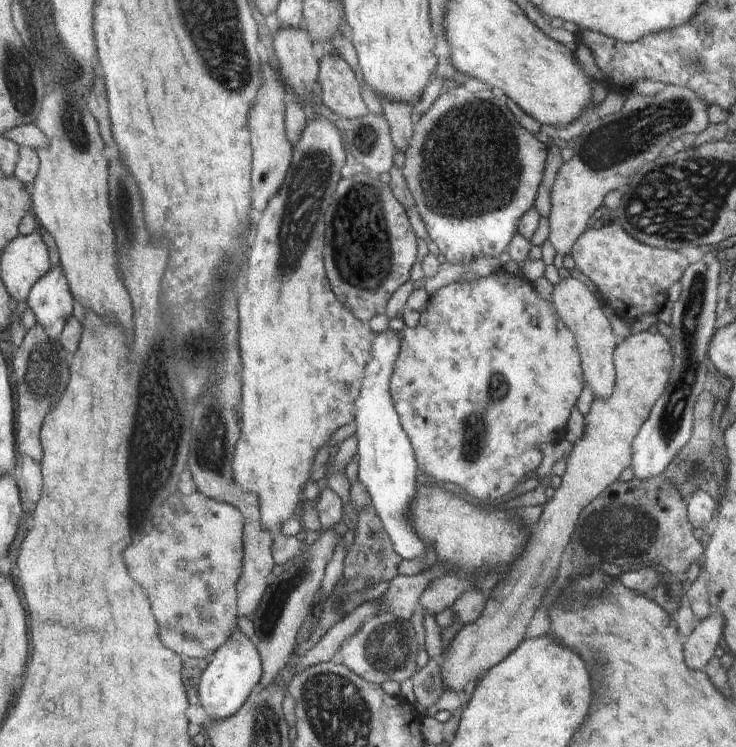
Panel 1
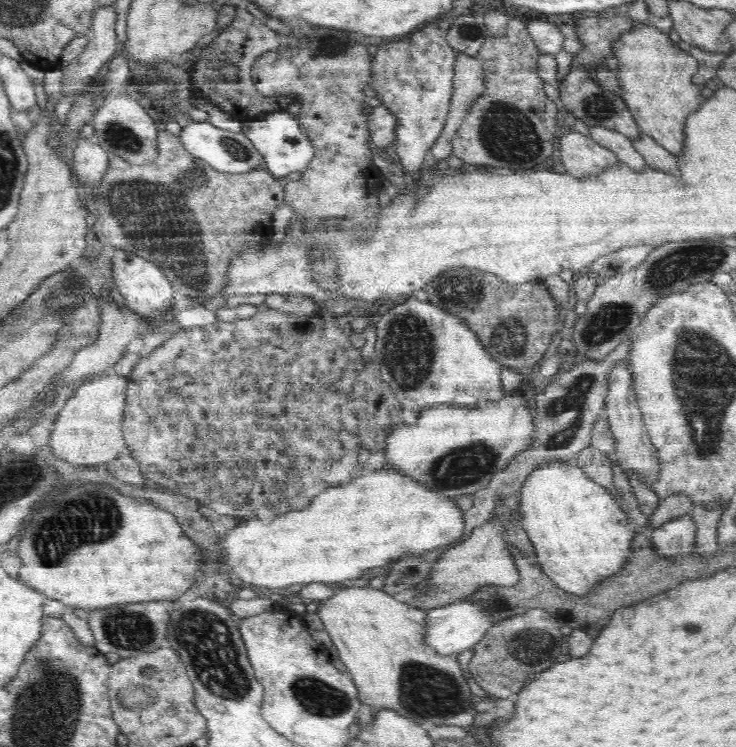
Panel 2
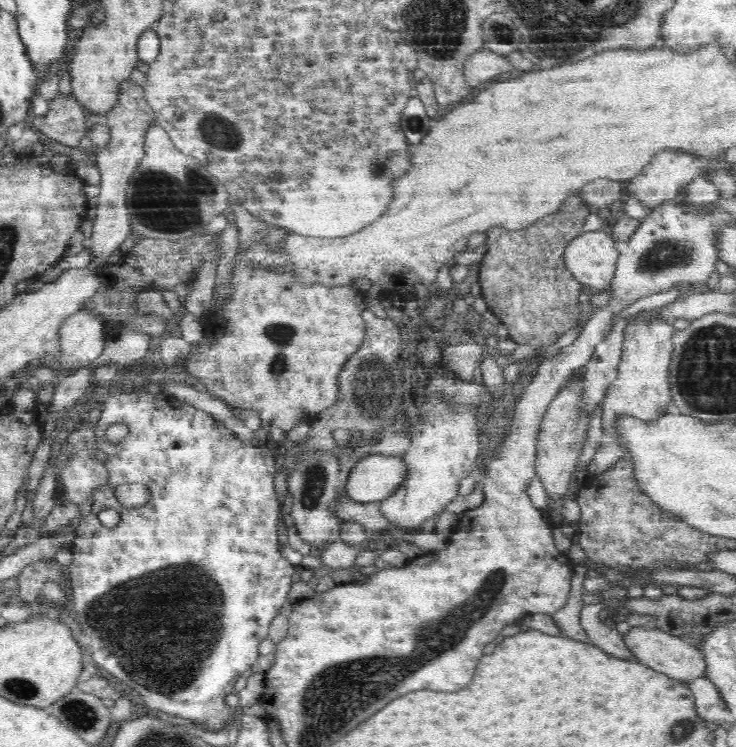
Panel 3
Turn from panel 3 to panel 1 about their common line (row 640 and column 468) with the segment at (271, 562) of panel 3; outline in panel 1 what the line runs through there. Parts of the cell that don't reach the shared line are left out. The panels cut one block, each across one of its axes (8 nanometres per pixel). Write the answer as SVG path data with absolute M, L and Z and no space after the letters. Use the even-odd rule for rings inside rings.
M450 84L432 103L425 115L421 116L416 124L413 124L413 133L405 148L406 159L401 171L413 194L417 211L424 221L429 238L436 242L440 254L443 254L446 261L451 263L469 263L473 258L482 255L498 257L510 246L510 242L517 232L520 217L534 206L535 200L538 198L539 186L543 183L543 172L548 160L548 151L551 148L540 141L540 136L533 136L528 128L524 128L524 124L520 124L520 114L513 113L512 108L508 108L508 97L499 88L490 90L486 88L486 90L472 93L462 85Z

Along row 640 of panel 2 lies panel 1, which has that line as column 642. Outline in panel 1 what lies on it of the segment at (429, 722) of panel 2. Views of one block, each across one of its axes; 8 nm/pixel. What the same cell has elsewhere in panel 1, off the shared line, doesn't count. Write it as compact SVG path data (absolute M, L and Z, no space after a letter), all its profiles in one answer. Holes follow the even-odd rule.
M648 331L631 334L615 348L615 387L610 396L596 397L589 414L584 417L583 436L572 445L571 453L567 456L561 485L548 500L538 522L532 526L532 548L528 548L524 564L516 564L516 572L492 588L479 619L464 625L440 656L443 690L462 693L471 683L480 682L486 672L502 663L522 644L532 615L556 578L560 557L566 544L571 542L584 507L598 498L631 466L632 441L668 384L673 367L672 349L673 344L664 336L660 333L652 335Z

